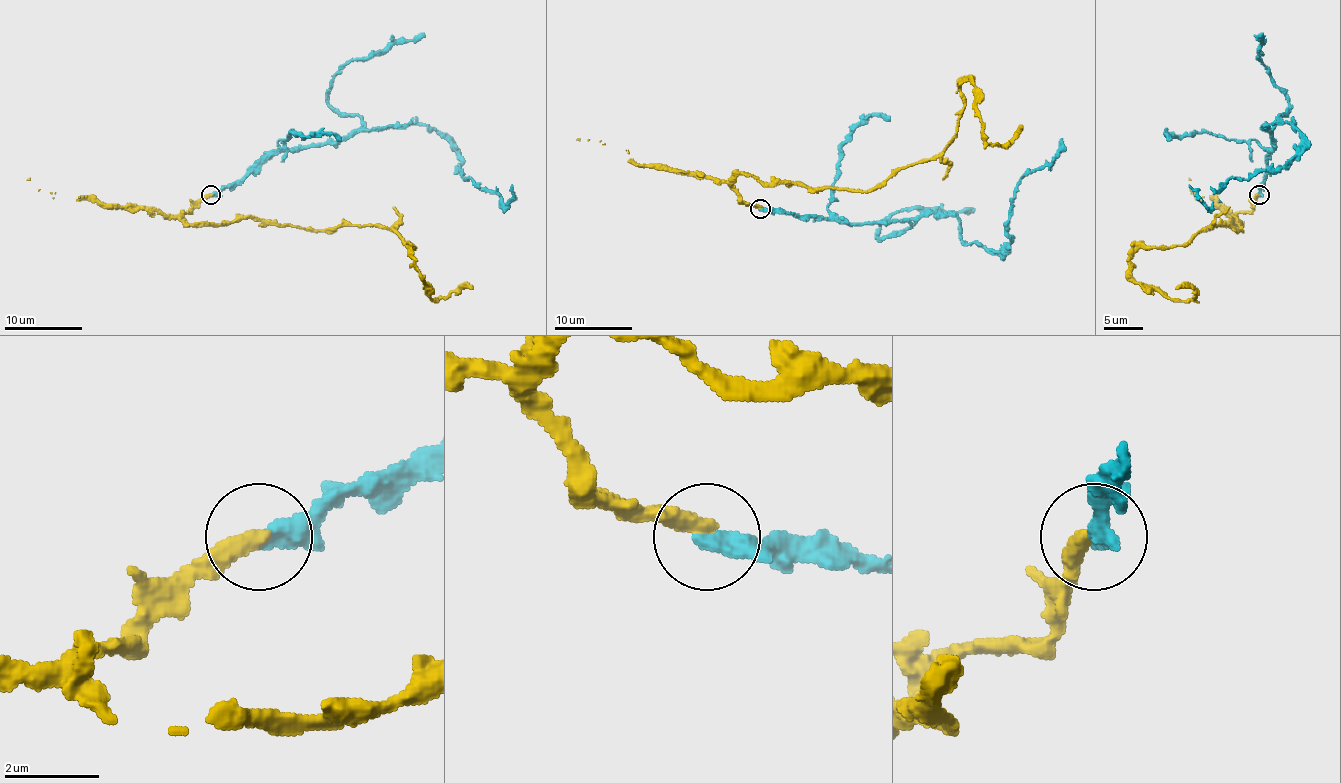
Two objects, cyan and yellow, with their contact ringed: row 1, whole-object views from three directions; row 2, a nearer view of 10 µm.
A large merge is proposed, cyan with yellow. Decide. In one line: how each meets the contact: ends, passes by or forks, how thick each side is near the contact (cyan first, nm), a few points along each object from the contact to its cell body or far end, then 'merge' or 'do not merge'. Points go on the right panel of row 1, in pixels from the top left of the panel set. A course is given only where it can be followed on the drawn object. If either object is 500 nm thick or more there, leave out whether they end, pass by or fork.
cyan ends there; yellow ends there; 400 nm thick on the cyan side, 400 nm on the other; cyan runs (1258, 194), (1274, 143), (1264, 128), (1290, 122), (1301, 147), (1276, 168), (1235, 178), (1210, 207), (1188, 184); yellow runs (1258, 194), (1225, 225), (1235, 217), (1241, 229), (1210, 227), (1130, 260), (1138, 283), (1194, 297), (1175, 289); merge

